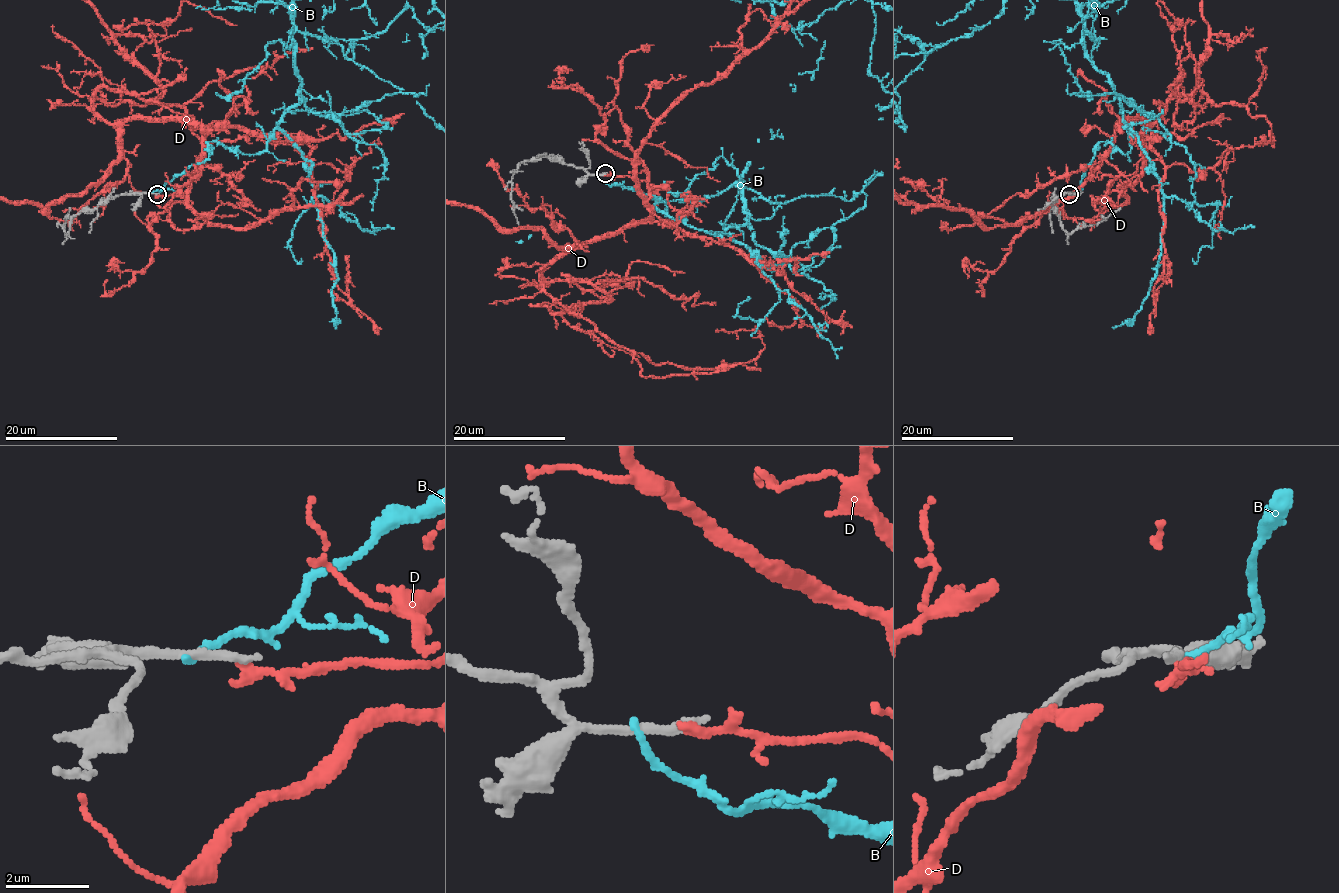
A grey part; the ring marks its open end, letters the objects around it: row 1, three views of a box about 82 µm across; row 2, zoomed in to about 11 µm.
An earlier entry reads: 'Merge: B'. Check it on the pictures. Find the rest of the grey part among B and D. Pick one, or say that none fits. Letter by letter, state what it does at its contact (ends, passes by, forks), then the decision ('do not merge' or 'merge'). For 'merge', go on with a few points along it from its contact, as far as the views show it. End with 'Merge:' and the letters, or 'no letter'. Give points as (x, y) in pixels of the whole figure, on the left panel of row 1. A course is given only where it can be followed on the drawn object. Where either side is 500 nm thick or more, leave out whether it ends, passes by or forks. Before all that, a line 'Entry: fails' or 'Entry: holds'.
Entry: fails
B: it ends; do not merge
D: it ends; do not merge
Merge: no letter

